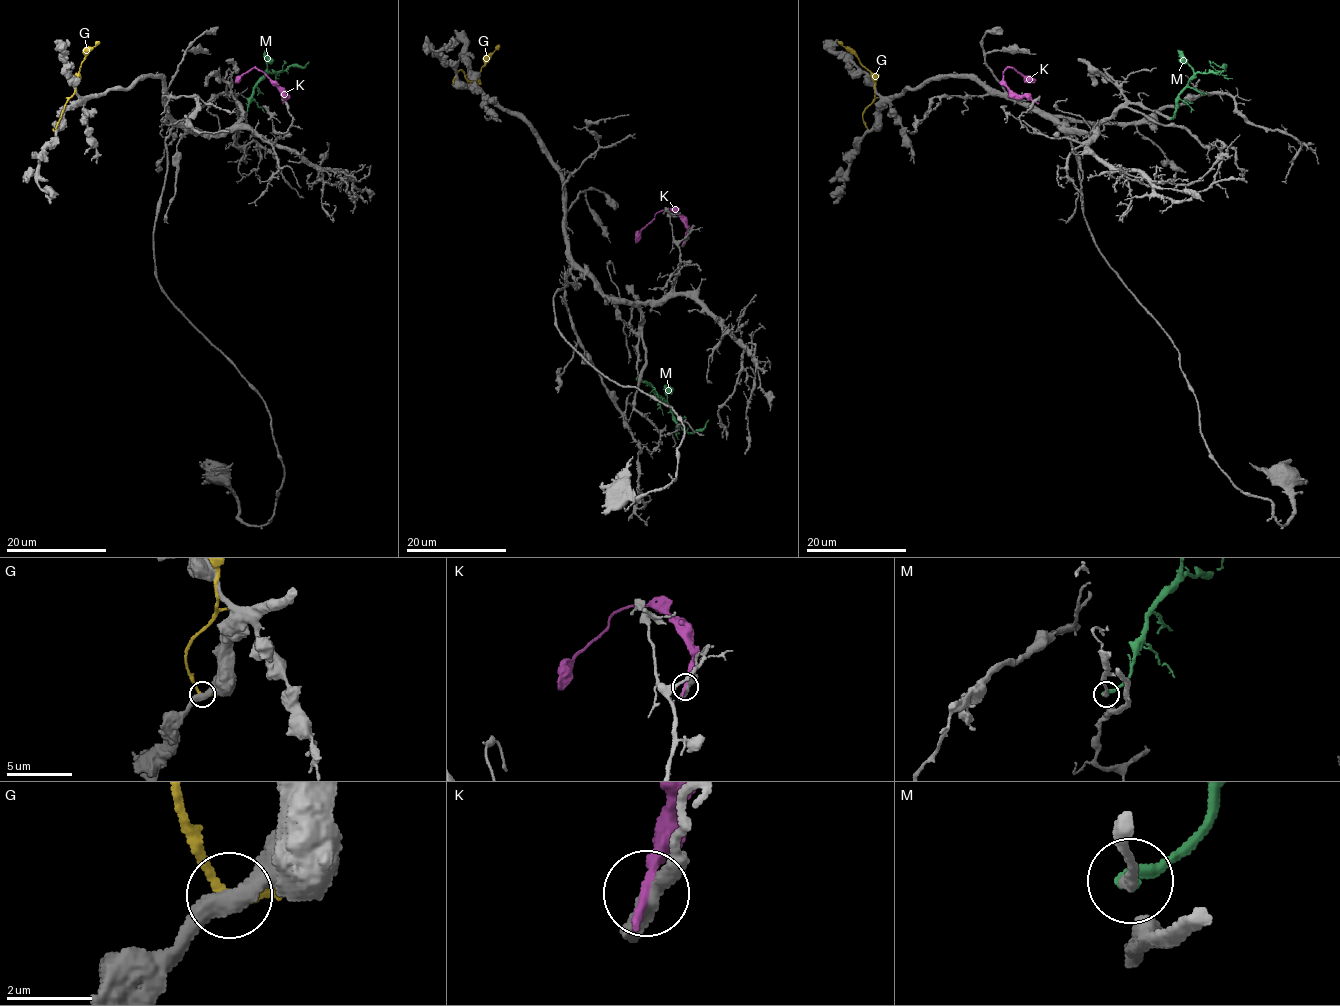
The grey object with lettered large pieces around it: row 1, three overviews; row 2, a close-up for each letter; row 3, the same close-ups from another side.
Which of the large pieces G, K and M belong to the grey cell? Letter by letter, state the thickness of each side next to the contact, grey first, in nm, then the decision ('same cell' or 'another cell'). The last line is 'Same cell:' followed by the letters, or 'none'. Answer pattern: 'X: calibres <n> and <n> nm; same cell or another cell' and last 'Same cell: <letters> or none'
G: calibres 460 and 200 nm; another cell
K: calibres 400 and 280 nm; another cell
M: calibres 200 and 320 nm; same cell
Same cell: M

